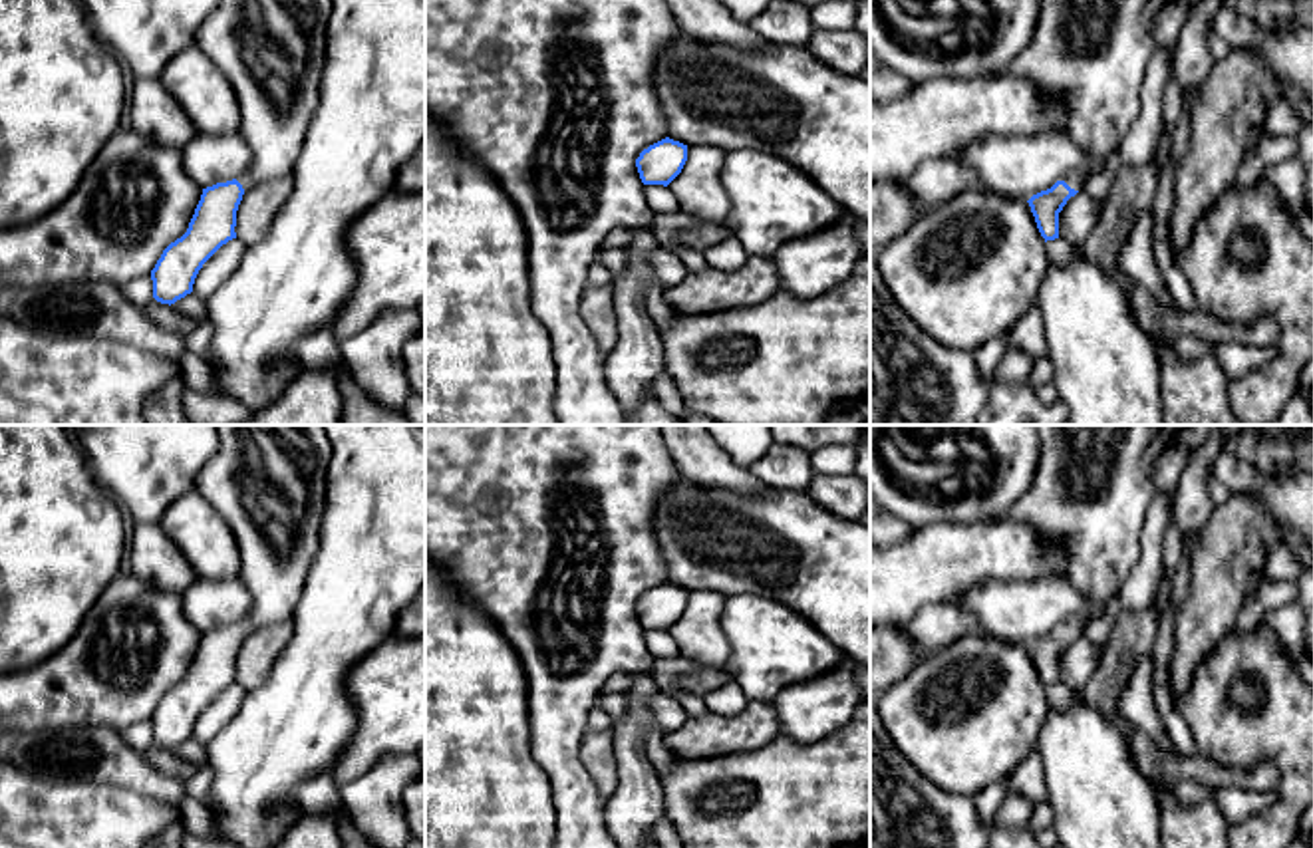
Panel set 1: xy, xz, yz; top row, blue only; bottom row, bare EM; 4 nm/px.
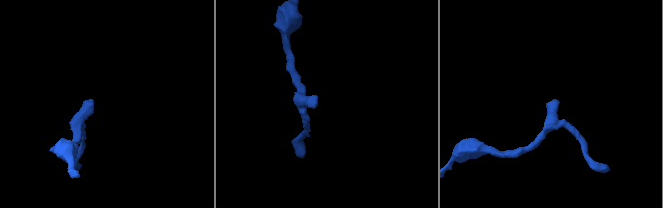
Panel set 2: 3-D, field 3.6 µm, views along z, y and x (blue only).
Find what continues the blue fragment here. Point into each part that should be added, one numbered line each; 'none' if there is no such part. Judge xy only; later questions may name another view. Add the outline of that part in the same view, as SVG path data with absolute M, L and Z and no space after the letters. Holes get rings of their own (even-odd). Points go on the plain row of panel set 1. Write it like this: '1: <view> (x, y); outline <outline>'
1: xy (269, 483); outline M217 425L219 453L203 467L197 489L226 520L238 546L238 574L252 596L244 636L260 626L286 622L320 548L328 467L334 455L324 425Z

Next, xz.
none

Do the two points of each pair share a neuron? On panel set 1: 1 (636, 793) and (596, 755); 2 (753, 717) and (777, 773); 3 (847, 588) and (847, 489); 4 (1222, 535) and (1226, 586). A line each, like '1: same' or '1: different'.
1: different
2: different
3: different
4: same

